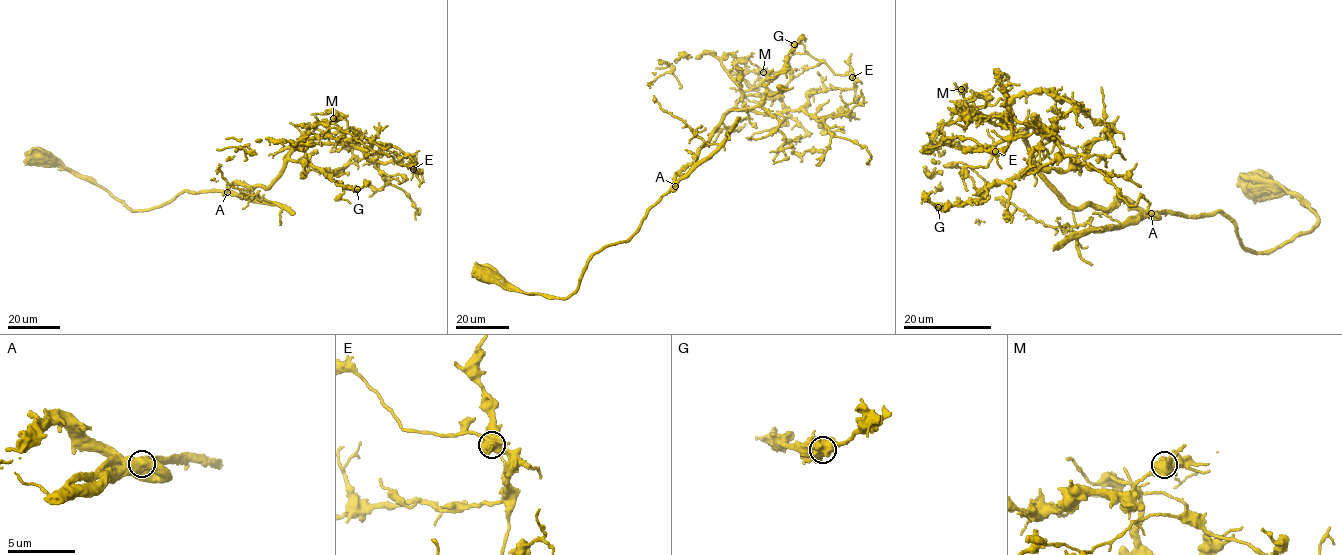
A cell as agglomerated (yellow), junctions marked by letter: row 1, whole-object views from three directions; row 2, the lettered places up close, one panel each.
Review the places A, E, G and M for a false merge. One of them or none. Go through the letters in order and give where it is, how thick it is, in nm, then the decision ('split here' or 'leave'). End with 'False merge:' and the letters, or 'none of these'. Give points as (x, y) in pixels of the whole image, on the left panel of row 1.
A: (227, 192) | 700 nm | leave
E: (413, 169) | 700 nm | split here
G: (357, 189) | 700 nm | leave
M: (333, 118) | 600 nm | leave
False merge: E

